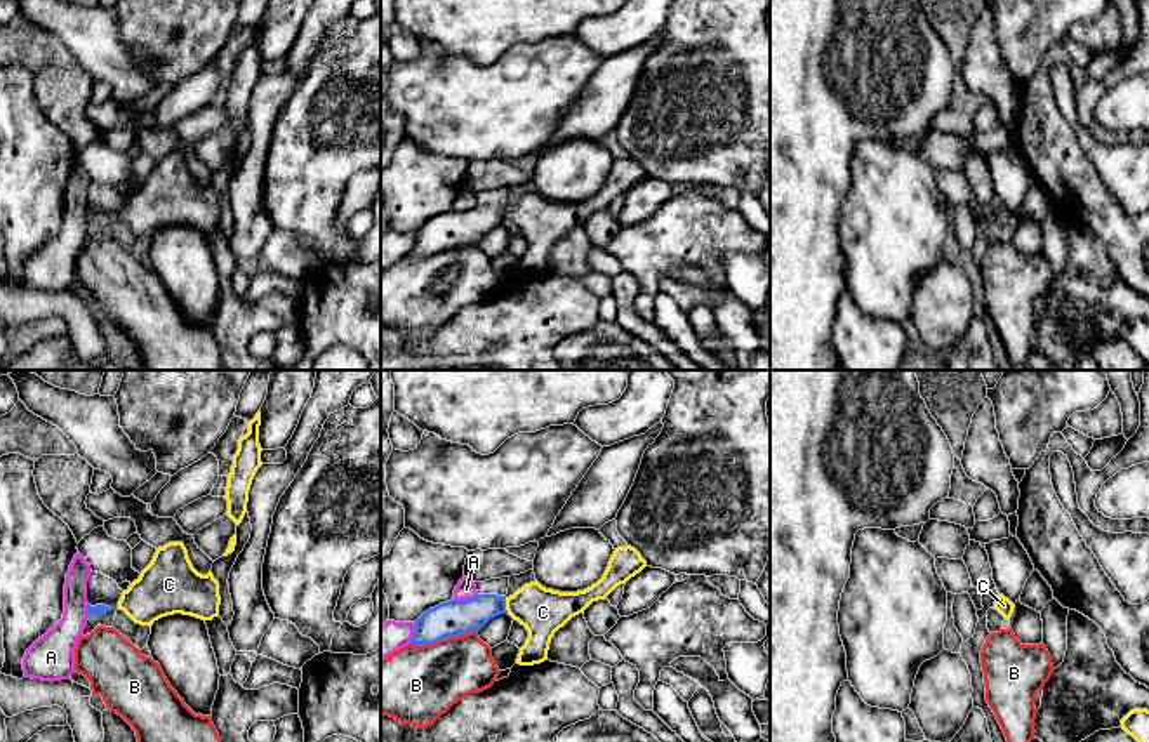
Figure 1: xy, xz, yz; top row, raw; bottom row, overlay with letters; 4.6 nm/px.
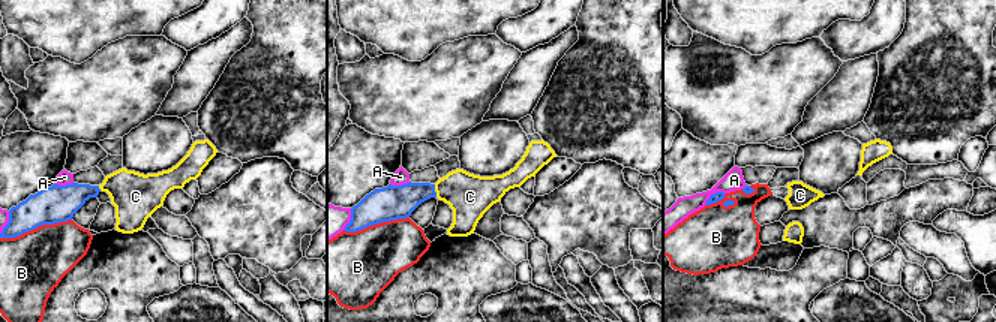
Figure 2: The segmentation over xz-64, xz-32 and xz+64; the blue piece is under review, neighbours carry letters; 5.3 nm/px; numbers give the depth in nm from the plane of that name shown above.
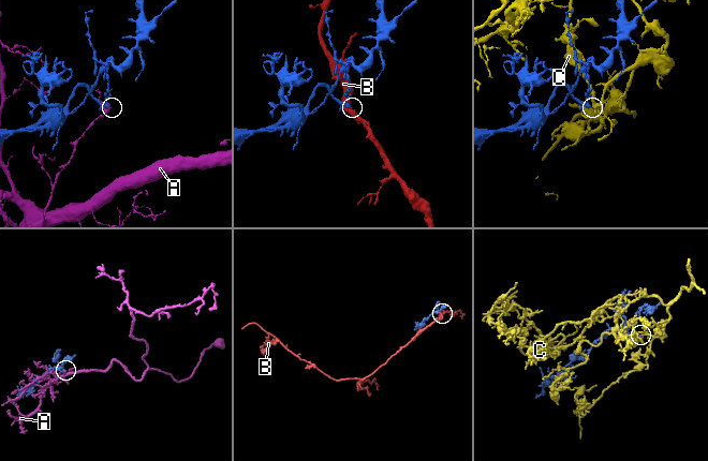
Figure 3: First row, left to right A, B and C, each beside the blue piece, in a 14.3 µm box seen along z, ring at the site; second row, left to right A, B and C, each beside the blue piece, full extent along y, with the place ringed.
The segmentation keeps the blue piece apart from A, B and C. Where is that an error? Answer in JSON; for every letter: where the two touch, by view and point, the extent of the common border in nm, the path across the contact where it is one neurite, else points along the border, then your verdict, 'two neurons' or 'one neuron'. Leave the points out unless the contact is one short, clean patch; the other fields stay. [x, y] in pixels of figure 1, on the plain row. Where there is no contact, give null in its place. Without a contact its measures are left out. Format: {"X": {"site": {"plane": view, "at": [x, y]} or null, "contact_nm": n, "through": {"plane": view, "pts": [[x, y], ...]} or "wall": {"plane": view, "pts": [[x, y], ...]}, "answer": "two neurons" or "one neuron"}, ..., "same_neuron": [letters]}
{"A": {"site": {"plane": "xz", "at": [464, 211]}, "contact_nm": 120, "answer": "two neurons"}, "B": {"site": {"plane": "xz", "at": [442, 249]}, "contact_nm": 320, "answer": "two neurons"}, "C": {"site": {"plane": "xz", "at": [504, 216]}, "contact_nm": 70, "through": {"plane": "xz", "pts": [[452, 230], [504, 216], [532, 216], [543, 223]]}, "answer": "one neuron"}, "same_neuron": ["C"]}

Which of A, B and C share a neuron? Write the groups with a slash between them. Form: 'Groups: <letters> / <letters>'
Groups: A / B / C

